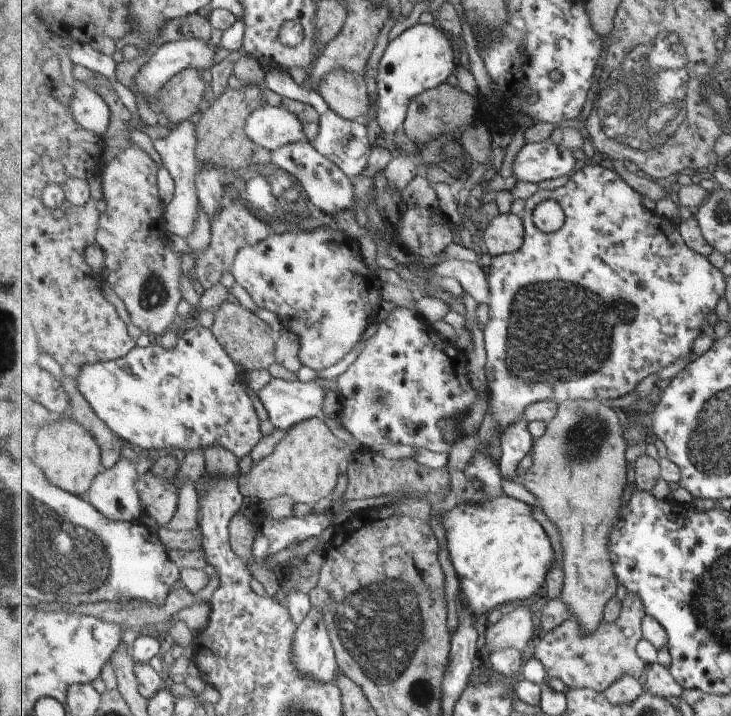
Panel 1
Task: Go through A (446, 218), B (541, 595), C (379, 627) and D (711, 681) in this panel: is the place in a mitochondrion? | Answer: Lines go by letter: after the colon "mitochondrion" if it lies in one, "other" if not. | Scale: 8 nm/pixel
A: other
B: other
C: mitochondrion
D: other

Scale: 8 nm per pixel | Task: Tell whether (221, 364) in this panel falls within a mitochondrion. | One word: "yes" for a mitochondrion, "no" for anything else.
no

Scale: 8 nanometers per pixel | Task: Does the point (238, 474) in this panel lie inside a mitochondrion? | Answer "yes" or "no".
no

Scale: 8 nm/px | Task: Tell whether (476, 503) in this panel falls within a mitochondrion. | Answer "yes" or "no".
no

